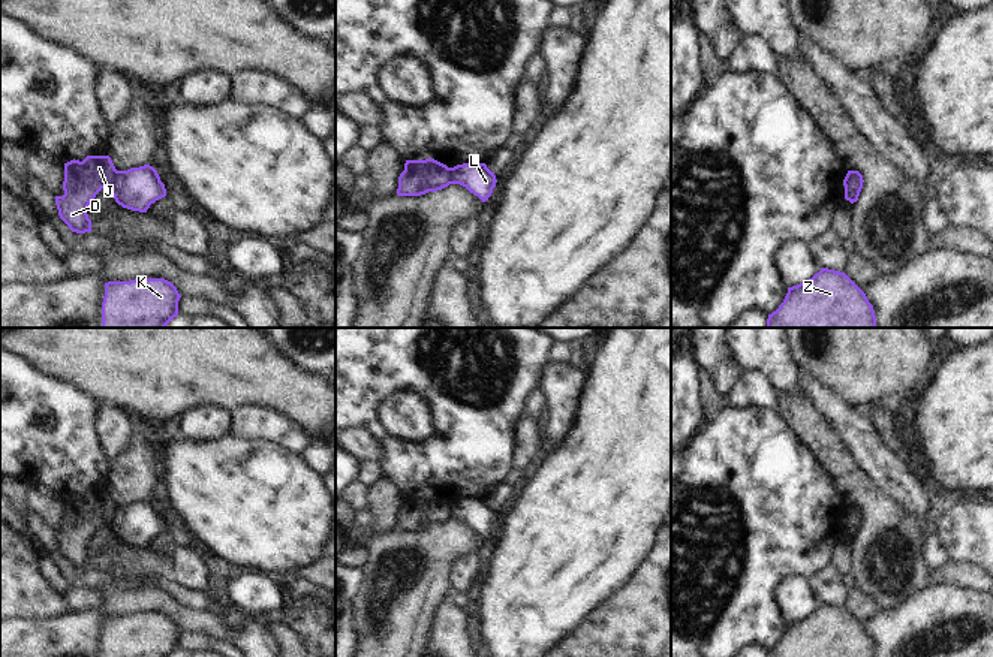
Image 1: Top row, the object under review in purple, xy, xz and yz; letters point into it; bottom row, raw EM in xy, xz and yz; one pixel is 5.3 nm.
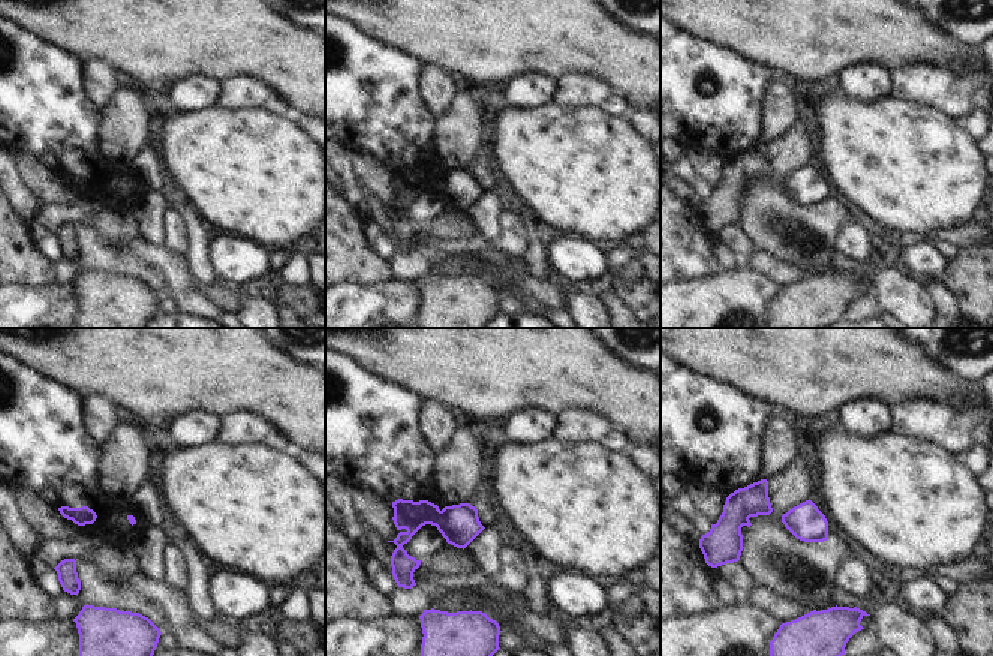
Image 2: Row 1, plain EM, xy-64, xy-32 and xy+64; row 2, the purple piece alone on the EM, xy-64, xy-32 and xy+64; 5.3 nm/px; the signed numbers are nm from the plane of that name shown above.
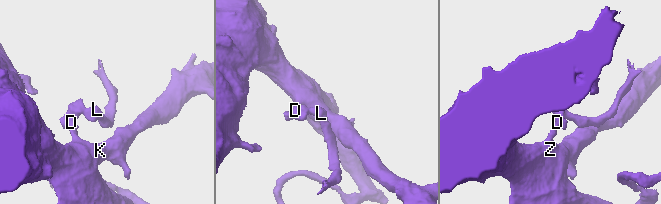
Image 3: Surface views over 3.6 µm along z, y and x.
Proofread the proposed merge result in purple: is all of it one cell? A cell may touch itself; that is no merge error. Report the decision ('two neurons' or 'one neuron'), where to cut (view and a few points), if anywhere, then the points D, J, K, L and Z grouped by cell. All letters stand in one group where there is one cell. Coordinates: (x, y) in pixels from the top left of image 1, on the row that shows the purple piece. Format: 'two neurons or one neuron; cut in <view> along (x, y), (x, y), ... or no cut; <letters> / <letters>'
two neurons; cut in xy along (117, 171), (110, 190); D J K Z / L

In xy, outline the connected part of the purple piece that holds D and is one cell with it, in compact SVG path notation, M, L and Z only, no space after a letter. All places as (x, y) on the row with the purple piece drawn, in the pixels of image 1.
M87 156L82 162L73 159L64 163L64 195L55 196L55 205L60 219L69 226L72 232L91 232L91 220L87 214L88 205L102 189L111 190L115 174L117 169L109 156Z

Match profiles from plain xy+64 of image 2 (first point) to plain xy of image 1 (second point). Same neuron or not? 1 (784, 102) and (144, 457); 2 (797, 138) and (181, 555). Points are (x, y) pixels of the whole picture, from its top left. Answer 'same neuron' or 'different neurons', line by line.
1: different neurons
2: different neurons

